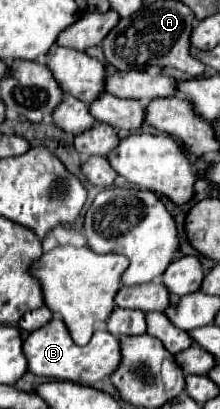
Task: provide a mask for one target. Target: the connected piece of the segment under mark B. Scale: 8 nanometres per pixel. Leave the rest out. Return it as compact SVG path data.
M53 315L53 319L47 325L29 333L29 337L23 341L23 353L27 359L27 369L31 373L41 377L61 379L61 381L87 383L87 385L93 385L109 377L109 373L113 373L113 369L119 365L121 359L119 339L115 335L111 335L105 329L97 329L91 341L85 347L79 347L69 337L69 331L65 329L65 323L61 321L59 315Z

